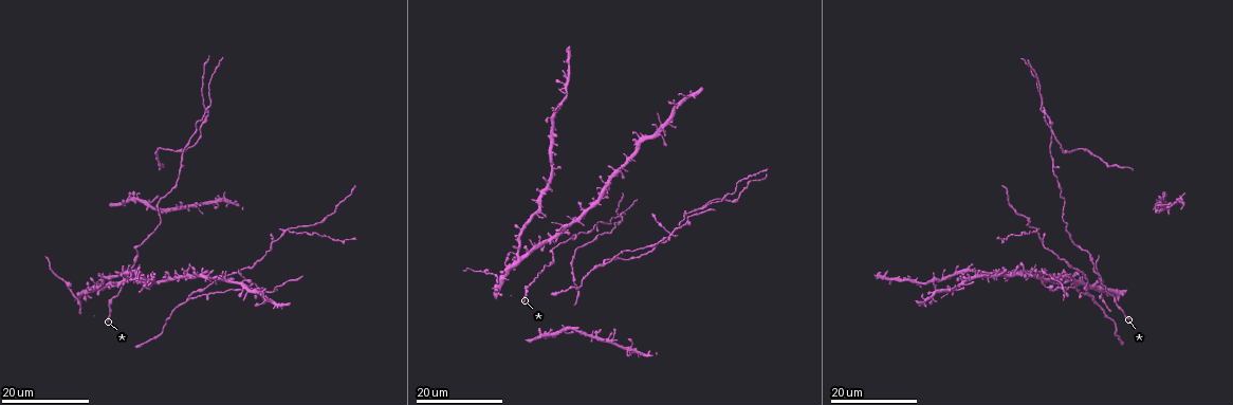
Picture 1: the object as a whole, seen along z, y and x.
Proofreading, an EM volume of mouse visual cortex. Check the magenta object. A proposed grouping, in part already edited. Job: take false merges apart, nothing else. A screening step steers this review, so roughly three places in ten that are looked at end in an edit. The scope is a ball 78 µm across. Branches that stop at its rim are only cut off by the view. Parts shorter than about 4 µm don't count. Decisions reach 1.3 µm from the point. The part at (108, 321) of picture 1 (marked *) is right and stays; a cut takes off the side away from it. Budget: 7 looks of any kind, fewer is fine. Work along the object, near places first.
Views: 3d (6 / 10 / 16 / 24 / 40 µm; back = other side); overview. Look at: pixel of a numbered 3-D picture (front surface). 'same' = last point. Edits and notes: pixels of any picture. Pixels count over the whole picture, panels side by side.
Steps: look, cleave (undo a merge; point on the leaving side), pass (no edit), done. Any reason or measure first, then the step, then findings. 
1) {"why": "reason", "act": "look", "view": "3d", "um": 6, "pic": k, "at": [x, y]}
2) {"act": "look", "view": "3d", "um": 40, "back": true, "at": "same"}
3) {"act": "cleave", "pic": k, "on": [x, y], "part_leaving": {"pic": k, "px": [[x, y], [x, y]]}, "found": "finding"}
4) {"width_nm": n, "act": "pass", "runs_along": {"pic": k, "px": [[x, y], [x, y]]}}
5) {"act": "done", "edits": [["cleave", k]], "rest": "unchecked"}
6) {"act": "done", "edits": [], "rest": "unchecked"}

{"act": "look", "view": "3d", "um": 16, "pic": 1, "at": [85, 293]}

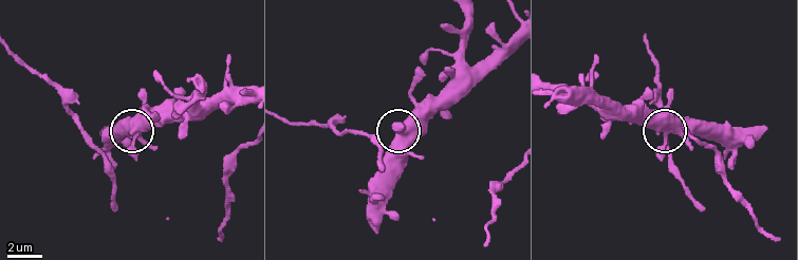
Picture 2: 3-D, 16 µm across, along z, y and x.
{"why": "zoom in", "act": "look", "view": "3d", "um": 10, "pic": 2, "at": [671, 130]}

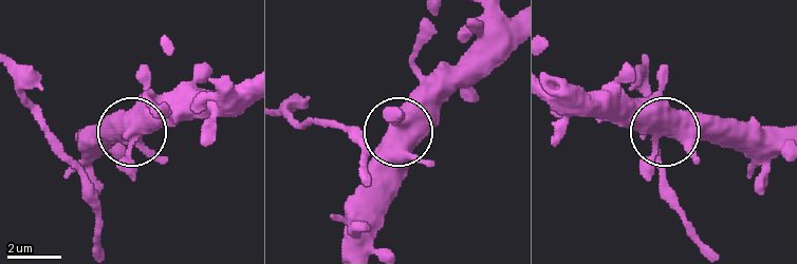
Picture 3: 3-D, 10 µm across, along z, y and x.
{"act": "pass", "found": "all the same cell"}

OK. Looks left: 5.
{"why": "four or more arms meet", "act": "look", "view": "3d", "um": 16, "pic": 1, "at": [125, 280]}

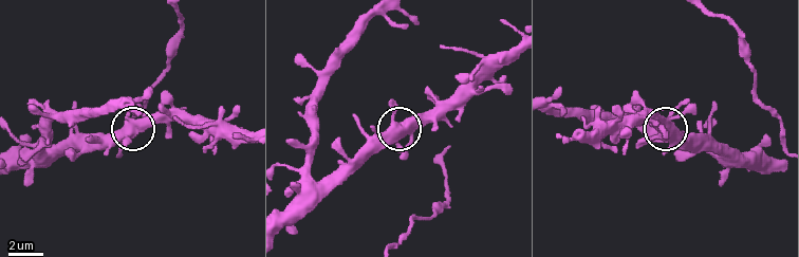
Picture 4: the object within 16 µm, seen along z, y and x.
{"why": "zoom in", "act": "look", "view": "3d", "um": 6, "pic": 4, "at": [130, 131]}

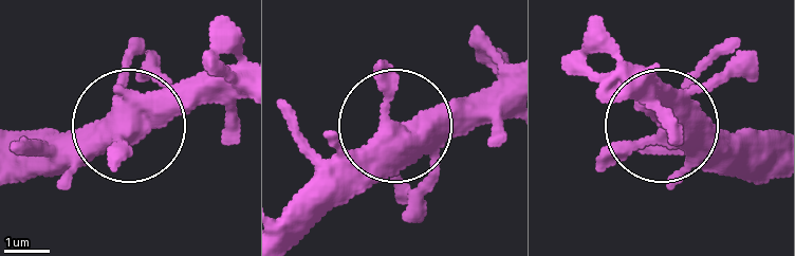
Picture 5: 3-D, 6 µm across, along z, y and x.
{"side_arm_um": 57, "arms": 4, "act": "pass", "found": "one cell here"}

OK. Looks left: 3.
{"why": "branch point", "act": "look", "view": "3d", "um": 24, "pic": 1, "at": [190, 296]}

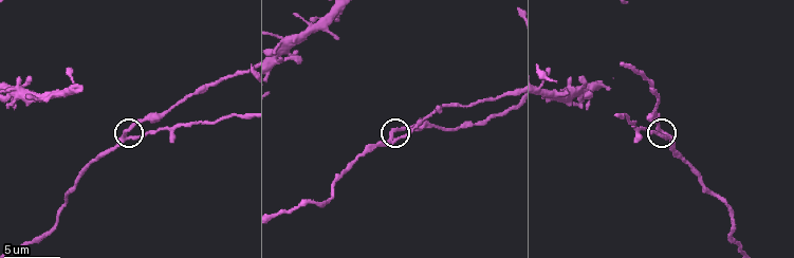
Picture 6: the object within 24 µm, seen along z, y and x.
{"act": "look", "view": "3d", "um": 6, "pic": 6, "at": [124, 133]}

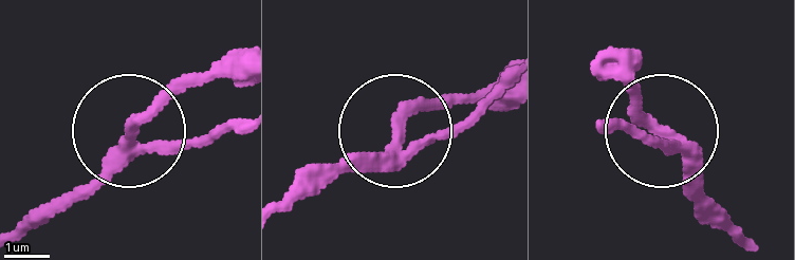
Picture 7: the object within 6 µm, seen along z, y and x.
{"arms": 3, "act": "cleave", "pic": 7, "on": [171, 148], "part_leaving": {"pic": 7, "px": [[122, 162], [243, 128]]}, "found": "two cells meet here"}

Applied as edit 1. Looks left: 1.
{"act": "done", "edits": [["cleave", 7]], "rest": "unchecked"}

